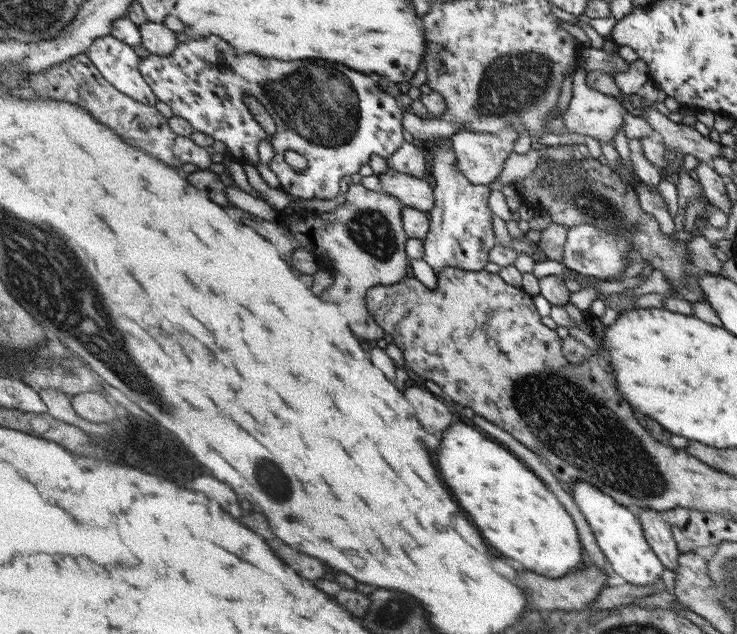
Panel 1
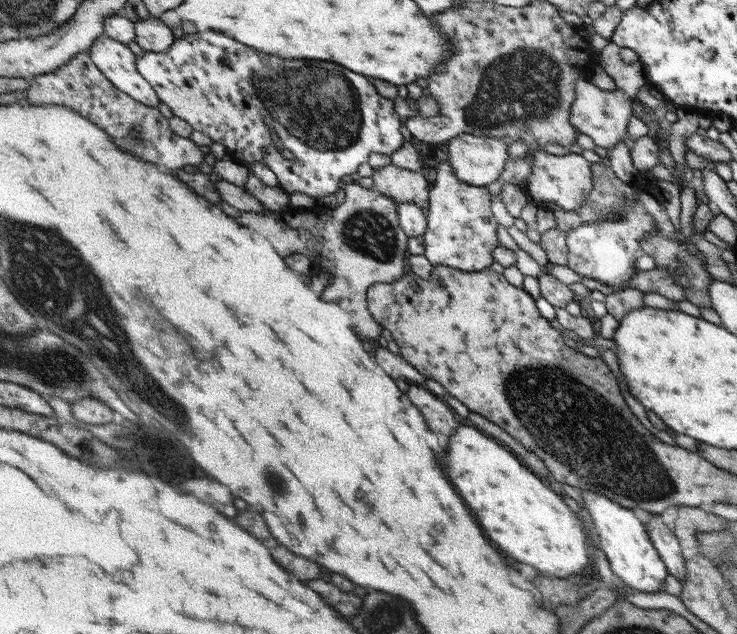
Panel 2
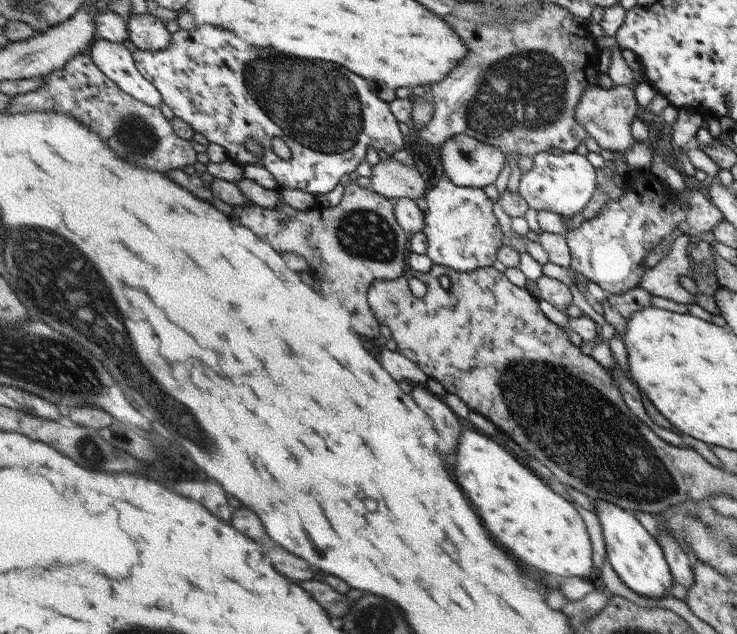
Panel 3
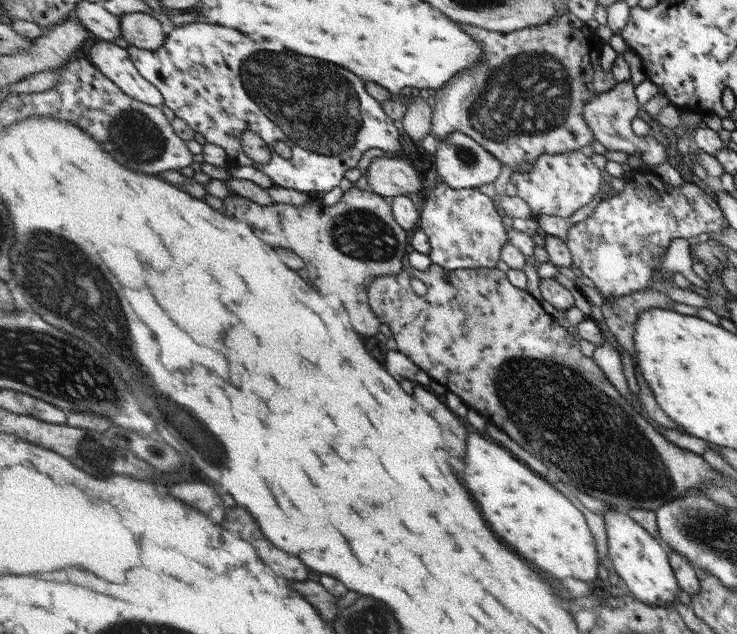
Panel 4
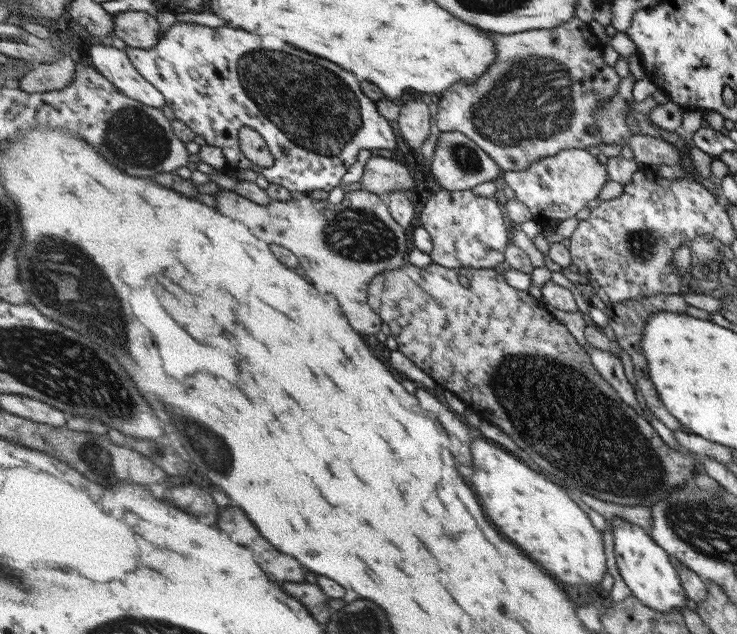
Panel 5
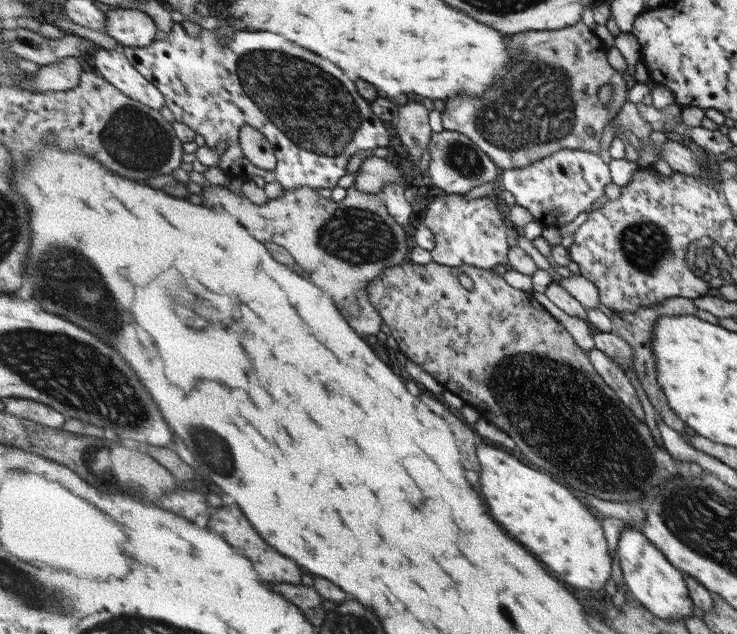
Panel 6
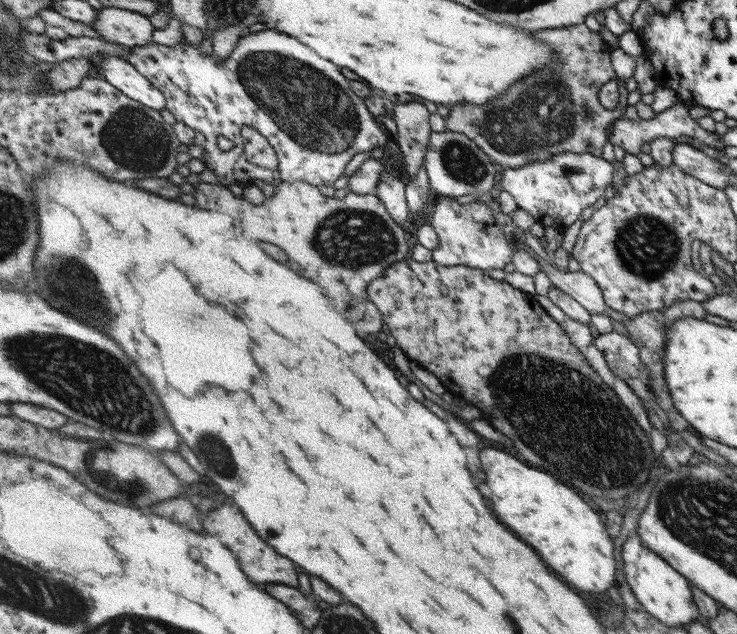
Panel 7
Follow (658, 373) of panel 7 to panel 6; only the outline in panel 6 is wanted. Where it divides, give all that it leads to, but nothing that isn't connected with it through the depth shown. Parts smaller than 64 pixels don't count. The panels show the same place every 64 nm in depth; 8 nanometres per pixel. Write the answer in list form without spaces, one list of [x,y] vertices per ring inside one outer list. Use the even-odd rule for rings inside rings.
[[[673,298],[673,300],[665,300],[665,304],[659,304],[659,306],[655,306],[655,308],[639,308],[637,312],[613,312],[613,314],[609,314],[609,318],[611,318],[611,326],[613,326],[613,332],[617,334],[617,336],[621,336],[625,342],[629,342],[629,346],[633,348],[633,364],[635,364],[635,374],[637,374],[637,378],[639,378],[639,382],[641,382],[641,388],[643,388],[643,392],[645,392],[645,396],[649,398],[649,402],[651,402],[651,406],[655,408],[655,412],[657,412],[657,416],[659,418],[663,418],[663,422],[669,426],[669,428],[673,428],[675,432],[683,432],[683,430],[687,430],[687,424],[669,408],[669,404],[667,404],[667,398],[665,398],[665,394],[663,394],[663,390],[661,390],[661,386],[659,386],[659,382],[657,382],[657,356],[655,356],[655,350],[653,350],[653,330],[655,330],[655,324],[657,324],[657,320],[659,318],[663,318],[663,316],[671,316],[671,318],[677,318],[677,316],[697,316],[697,306],[695,306],[695,302],[693,300],[687,300],[687,298]]]

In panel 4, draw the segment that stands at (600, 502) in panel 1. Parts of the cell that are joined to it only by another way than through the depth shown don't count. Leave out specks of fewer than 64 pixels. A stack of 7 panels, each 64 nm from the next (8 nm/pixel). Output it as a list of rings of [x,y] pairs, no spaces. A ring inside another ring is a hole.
[[[609,510],[603,520],[607,530],[607,554],[611,556],[613,568],[617,576],[625,582],[629,594],[651,608],[675,608],[679,604],[681,588],[669,564],[667,552],[659,546],[659,540],[653,540],[639,524],[635,524],[621,510]]]

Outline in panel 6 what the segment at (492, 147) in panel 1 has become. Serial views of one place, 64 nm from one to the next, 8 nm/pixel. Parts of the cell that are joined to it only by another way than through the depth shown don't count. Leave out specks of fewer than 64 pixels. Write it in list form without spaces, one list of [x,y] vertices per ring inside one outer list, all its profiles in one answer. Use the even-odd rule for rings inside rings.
[[[439,132],[433,134],[431,146],[429,146],[429,178],[433,182],[433,186],[437,186],[441,192],[445,194],[453,194],[453,196],[465,196],[467,192],[471,192],[477,186],[489,184],[493,180],[497,180],[499,176],[499,166],[495,166],[497,162],[489,158],[489,154],[477,146],[477,142],[469,140],[465,134],[461,132]]]

